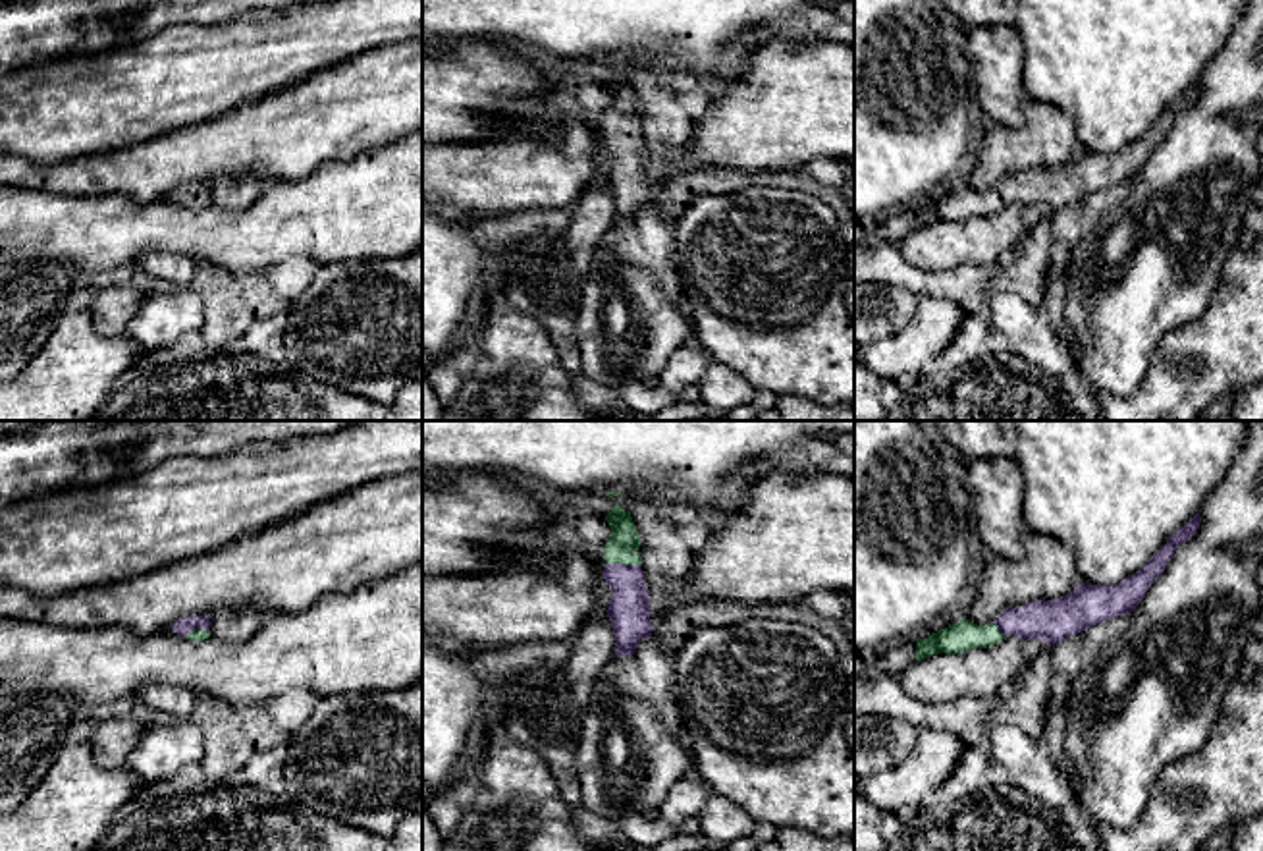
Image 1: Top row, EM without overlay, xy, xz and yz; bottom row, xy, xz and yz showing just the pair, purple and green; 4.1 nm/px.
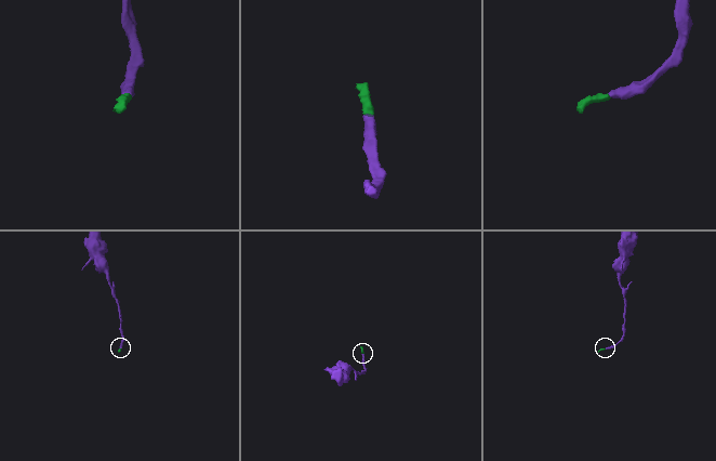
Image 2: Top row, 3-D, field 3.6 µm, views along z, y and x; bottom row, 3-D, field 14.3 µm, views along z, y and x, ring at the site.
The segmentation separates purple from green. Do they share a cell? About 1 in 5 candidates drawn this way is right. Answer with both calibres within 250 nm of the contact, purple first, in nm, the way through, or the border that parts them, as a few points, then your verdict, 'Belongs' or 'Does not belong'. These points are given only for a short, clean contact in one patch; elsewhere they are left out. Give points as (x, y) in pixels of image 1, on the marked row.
Thickness 180 nm (purple) against 130 nm. Path across: xz (629, 608), (623, 564), (621, 547). Belongs

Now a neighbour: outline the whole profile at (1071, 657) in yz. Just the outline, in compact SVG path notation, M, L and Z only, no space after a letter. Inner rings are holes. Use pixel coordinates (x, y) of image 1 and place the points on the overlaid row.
M1134 610L1126 616L1105 619L1078 635L1053 645L1053 668L1074 681L1101 652L1101 648L1128 631Z

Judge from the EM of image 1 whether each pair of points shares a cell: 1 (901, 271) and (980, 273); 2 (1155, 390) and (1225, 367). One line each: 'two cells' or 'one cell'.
1: one cell
2: one cell

